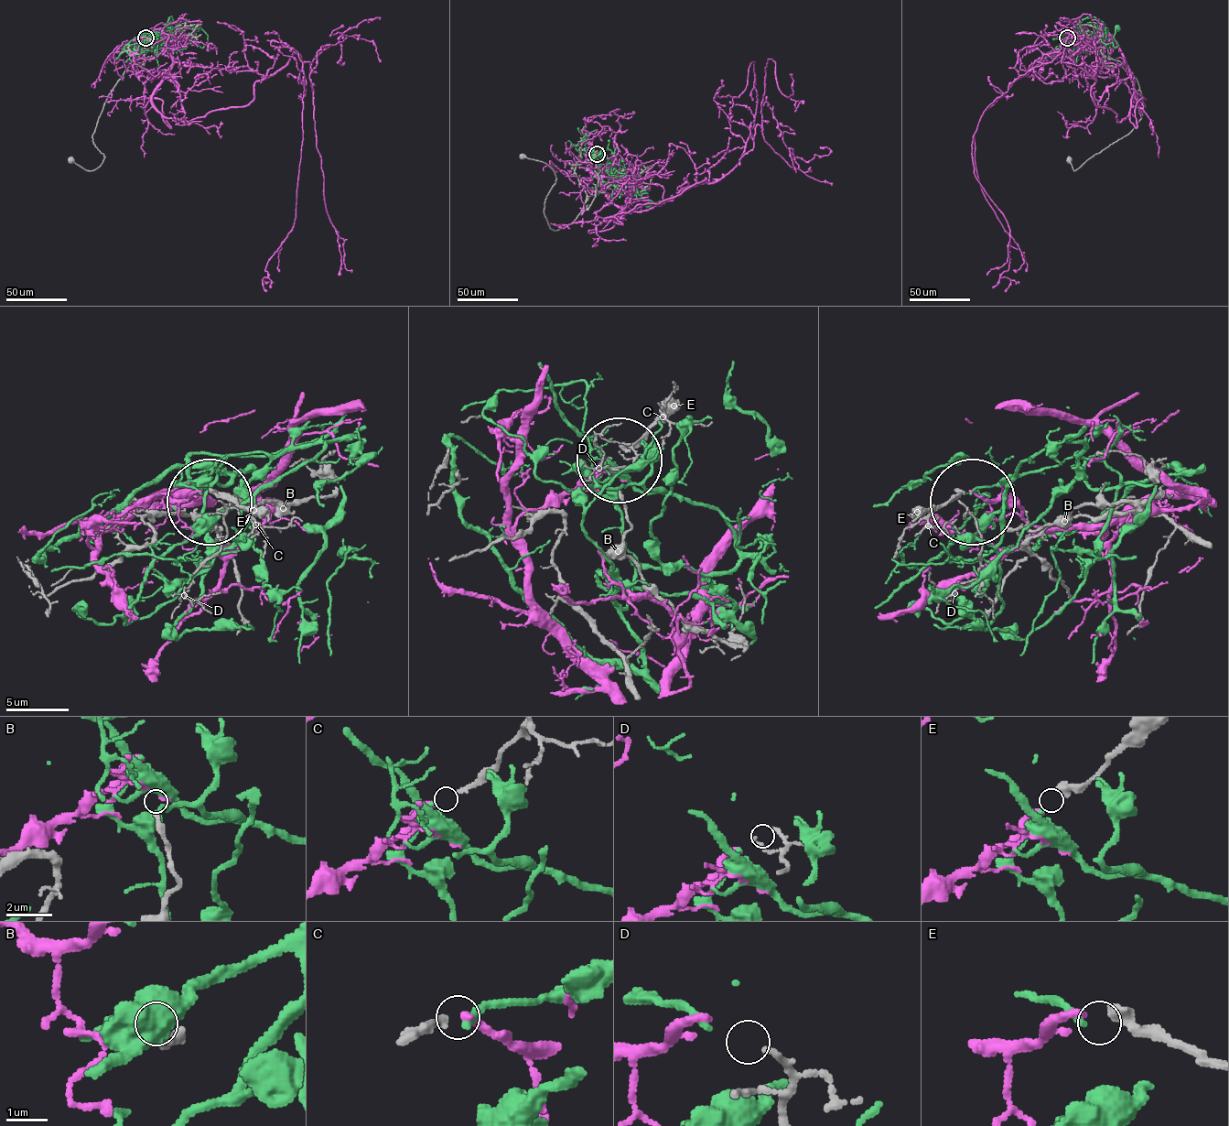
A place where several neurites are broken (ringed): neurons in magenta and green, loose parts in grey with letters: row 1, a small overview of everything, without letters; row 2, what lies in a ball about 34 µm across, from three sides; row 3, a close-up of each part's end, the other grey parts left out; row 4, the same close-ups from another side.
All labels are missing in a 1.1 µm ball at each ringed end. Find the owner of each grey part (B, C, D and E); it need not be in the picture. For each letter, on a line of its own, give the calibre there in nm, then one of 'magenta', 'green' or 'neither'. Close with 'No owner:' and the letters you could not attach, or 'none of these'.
B: calibre 240 nm; neither
C: calibre 160 nm; magenta
D: calibre 140 nm; neither
E: calibre 380 nm; green
No owner: B, D

